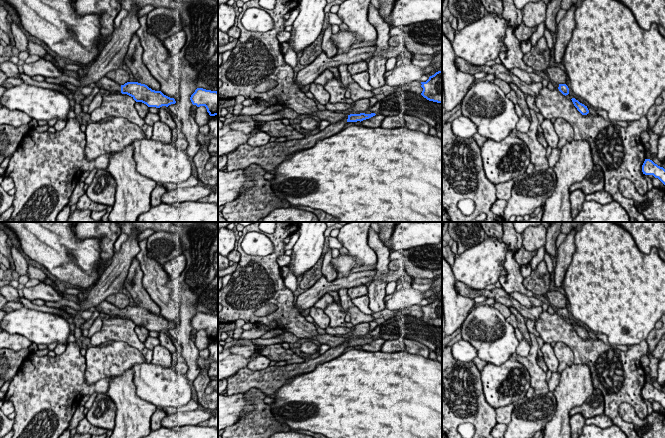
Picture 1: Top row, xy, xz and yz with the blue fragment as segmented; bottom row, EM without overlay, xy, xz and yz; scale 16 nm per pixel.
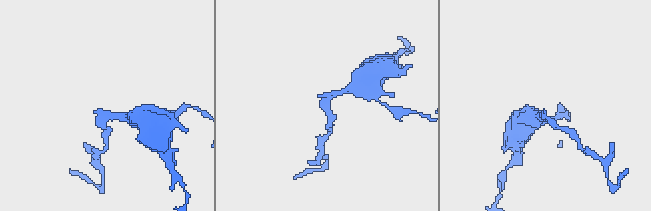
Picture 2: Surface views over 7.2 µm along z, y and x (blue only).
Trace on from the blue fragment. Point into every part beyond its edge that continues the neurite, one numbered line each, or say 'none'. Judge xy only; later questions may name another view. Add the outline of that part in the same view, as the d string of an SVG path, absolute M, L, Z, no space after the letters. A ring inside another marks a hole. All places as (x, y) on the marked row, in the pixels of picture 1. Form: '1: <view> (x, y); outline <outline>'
1: xy (105, 83); outline M106 76L95 82L95 84L98 88L108 90L110 93L121 93L121 85L117 84Z

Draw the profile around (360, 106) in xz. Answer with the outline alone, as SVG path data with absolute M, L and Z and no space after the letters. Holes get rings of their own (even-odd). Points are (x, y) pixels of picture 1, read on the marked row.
M360 99L354 101L351 111L353 110L355 112L354 114L360 114L366 112L369 109L370 109L369 99Z

